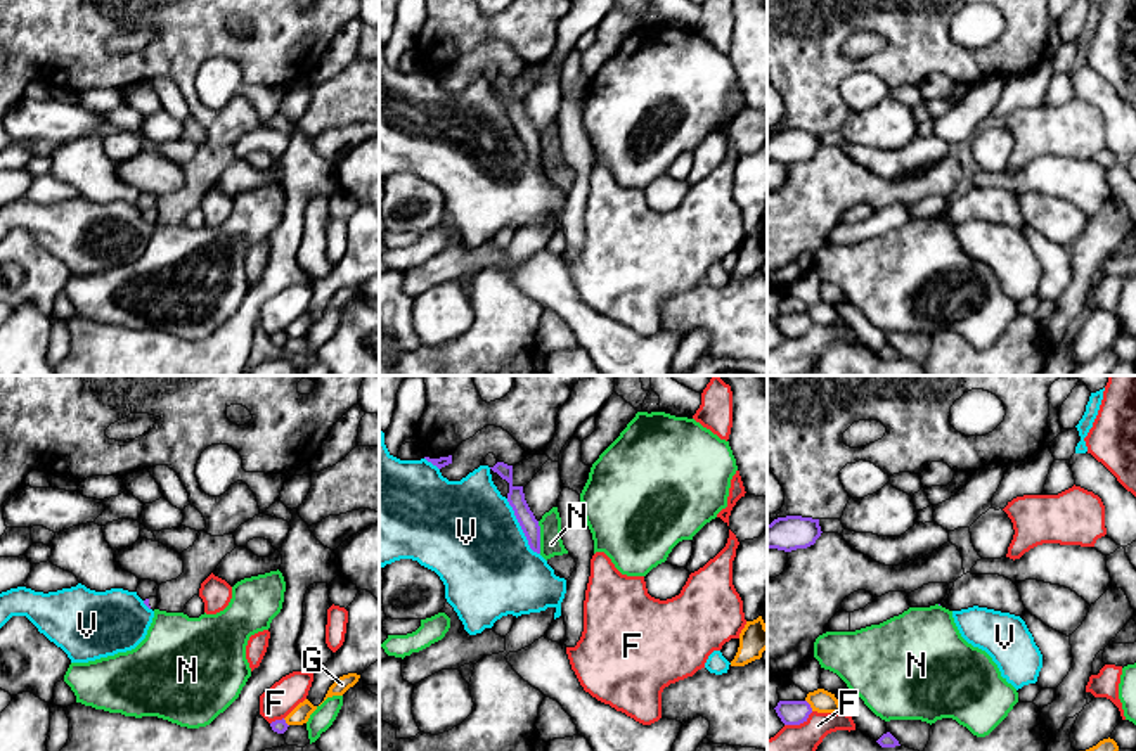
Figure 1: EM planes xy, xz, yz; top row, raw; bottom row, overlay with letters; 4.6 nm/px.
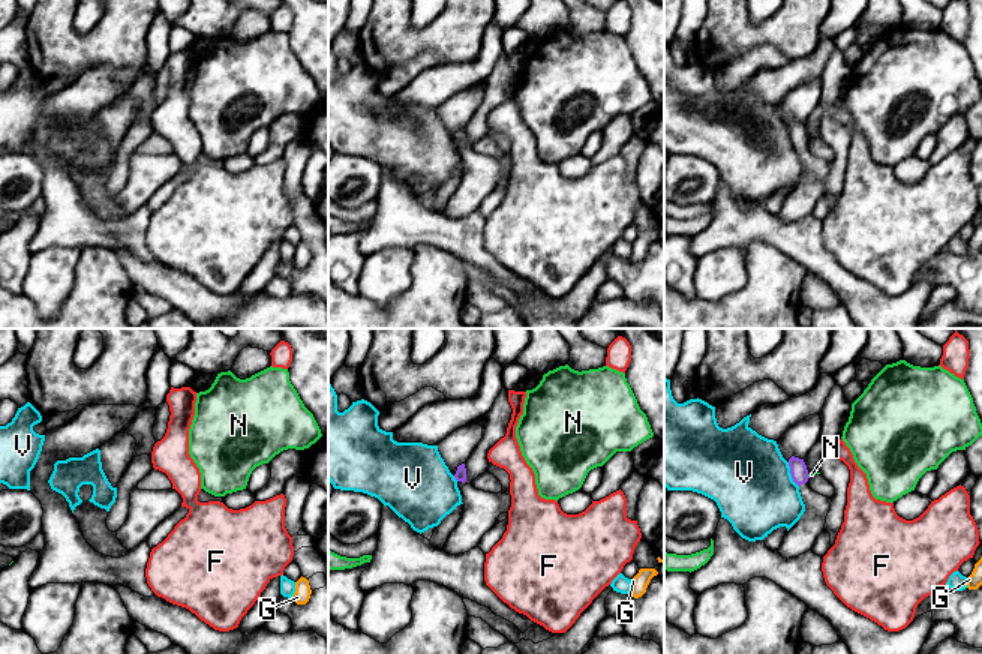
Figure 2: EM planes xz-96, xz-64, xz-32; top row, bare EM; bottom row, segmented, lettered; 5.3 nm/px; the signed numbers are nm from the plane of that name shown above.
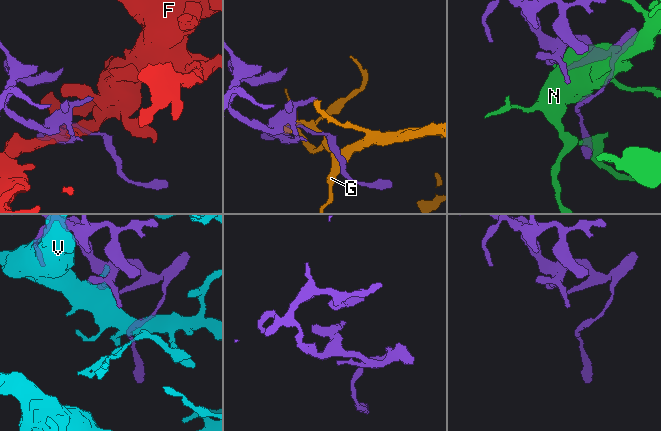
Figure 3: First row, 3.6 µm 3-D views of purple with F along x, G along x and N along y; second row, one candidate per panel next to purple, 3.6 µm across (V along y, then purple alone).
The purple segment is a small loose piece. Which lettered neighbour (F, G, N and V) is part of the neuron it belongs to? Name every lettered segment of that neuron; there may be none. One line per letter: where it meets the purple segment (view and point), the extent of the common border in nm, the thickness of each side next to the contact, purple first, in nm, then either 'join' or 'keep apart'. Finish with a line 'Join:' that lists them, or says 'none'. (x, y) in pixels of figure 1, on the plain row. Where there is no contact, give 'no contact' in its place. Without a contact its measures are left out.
F: yz (799, 336) | 150 nm | 110/240 nm | keep apart
G: yz (809, 317) | 70 nm | 110/110 nm | keep apart
N: xz (539, 149) | 150 nm | 80/110 nm | keep apart
V: xz (522, 141) | 300 nm | 80/460 nm | keep apart
Join: none

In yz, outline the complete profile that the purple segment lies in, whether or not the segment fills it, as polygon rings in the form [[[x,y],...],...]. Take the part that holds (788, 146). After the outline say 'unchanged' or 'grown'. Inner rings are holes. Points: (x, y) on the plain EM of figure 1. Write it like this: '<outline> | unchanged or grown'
[[[786,128],[767,137],[767,161],[791,164],[807,161],[821,149],[819,132]]] | unchanged

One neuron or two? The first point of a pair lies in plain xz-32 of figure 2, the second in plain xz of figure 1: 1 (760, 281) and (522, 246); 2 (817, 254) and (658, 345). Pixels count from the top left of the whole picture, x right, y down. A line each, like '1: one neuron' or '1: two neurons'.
1: one neuron
2: one neuron

